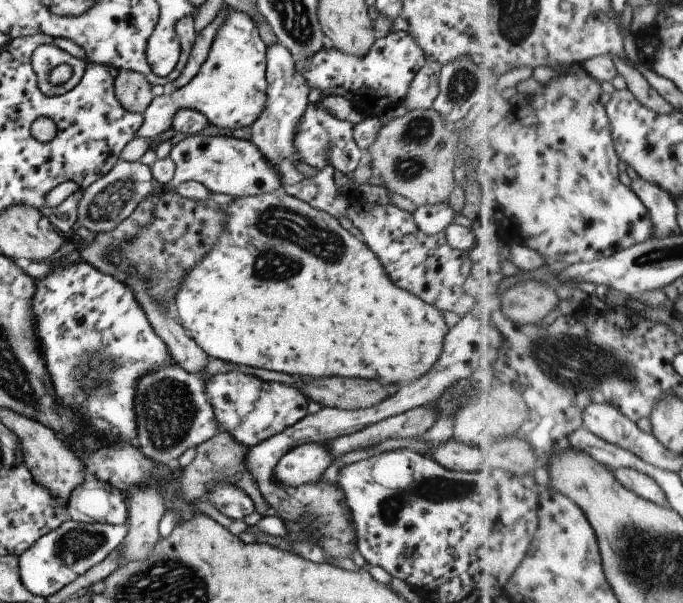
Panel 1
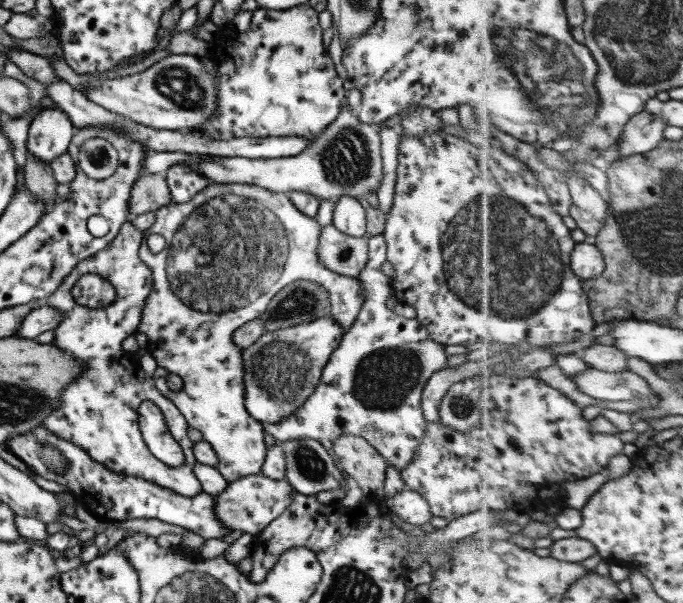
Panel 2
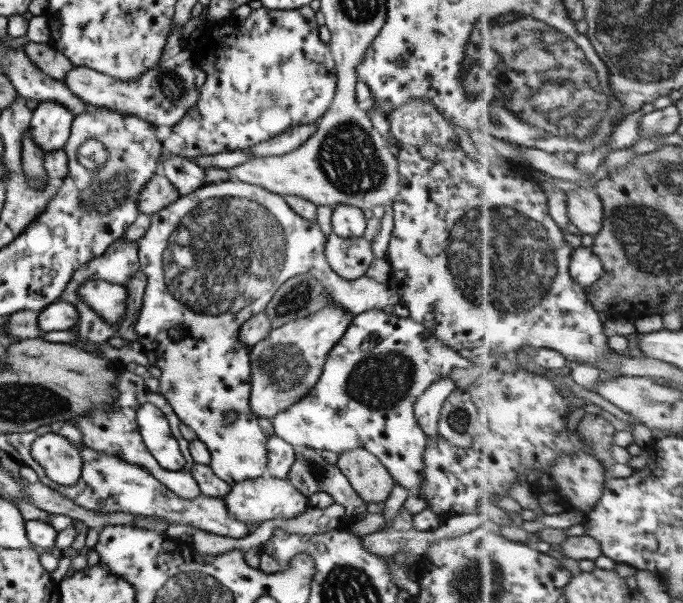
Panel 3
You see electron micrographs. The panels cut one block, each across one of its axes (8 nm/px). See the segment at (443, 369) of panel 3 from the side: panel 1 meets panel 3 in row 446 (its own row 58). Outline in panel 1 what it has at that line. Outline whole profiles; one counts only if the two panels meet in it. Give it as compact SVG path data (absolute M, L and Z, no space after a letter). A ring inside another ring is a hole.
M407 31L378 36L371 42L369 52L361 58L343 54L327 43L309 58L301 60L293 56L292 59L293 72L301 74L310 89L320 89L325 96L339 96L369 118L380 117L385 111L402 104L413 76L426 62L421 48Z

